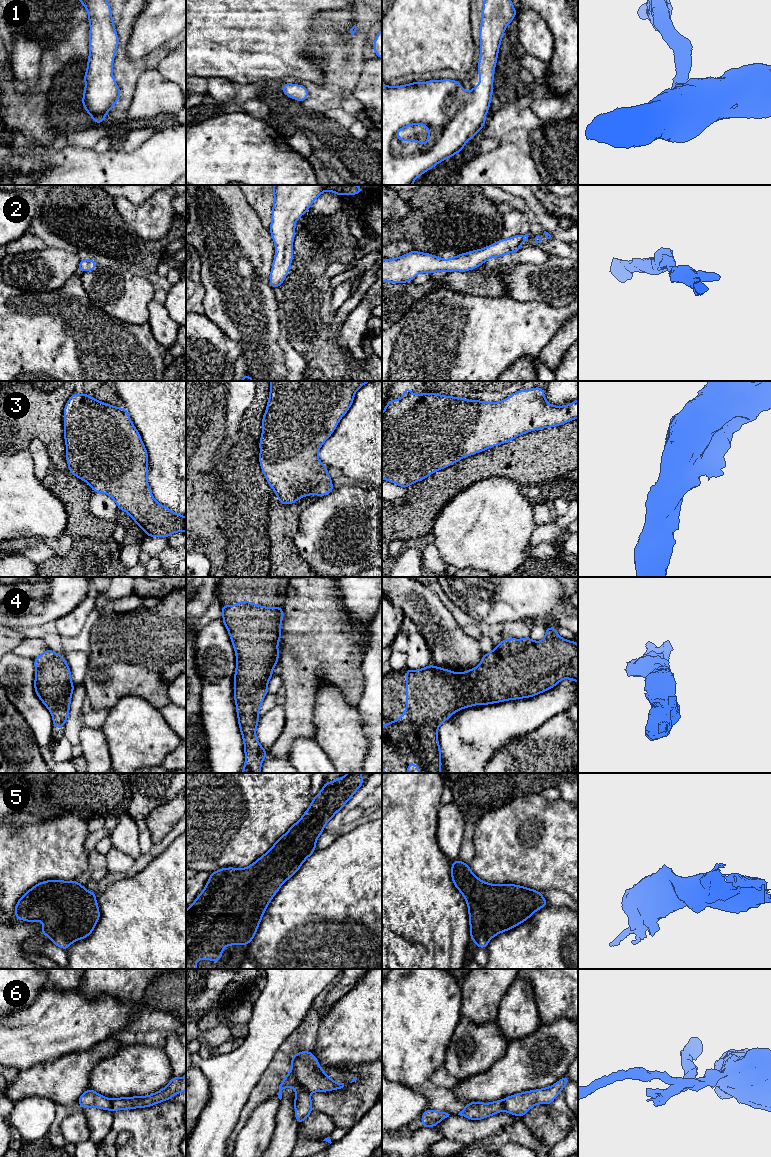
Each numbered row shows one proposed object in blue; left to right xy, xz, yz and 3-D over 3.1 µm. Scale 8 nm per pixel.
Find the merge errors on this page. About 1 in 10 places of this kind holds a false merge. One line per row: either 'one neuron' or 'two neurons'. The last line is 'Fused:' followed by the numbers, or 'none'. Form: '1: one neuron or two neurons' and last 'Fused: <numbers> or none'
1: one neuron
2: one neuron
3: one neuron
4: one neuron
5: one neuron
6: two neurons
Fused: 6

